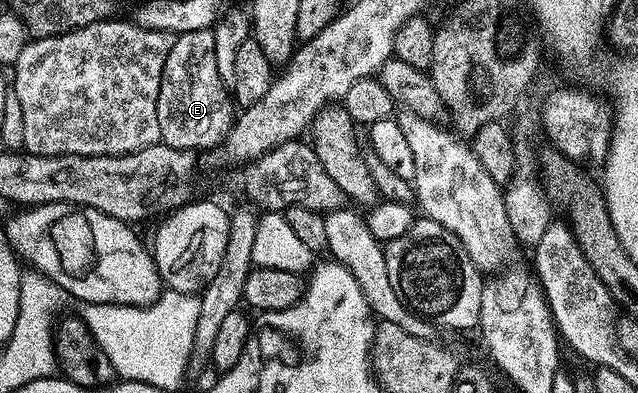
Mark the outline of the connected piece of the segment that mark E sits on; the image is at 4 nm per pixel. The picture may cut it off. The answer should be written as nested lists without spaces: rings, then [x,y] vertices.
[[[213,28],[183,33],[174,39],[161,75],[159,114],[160,143],[177,148],[211,148],[233,129],[235,101],[216,69]]]

